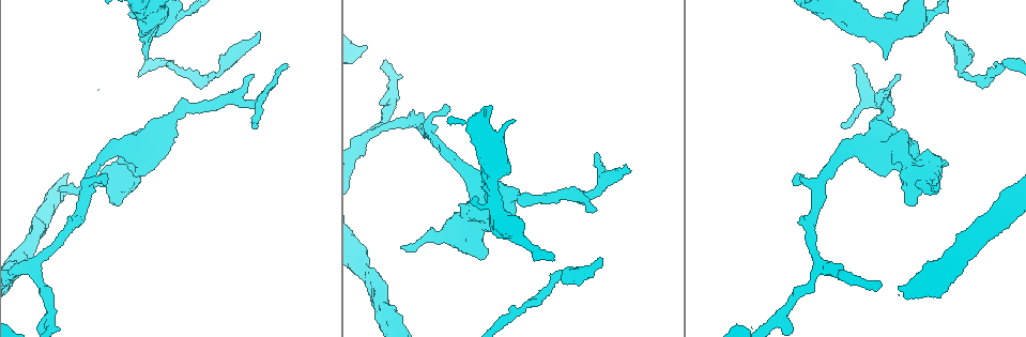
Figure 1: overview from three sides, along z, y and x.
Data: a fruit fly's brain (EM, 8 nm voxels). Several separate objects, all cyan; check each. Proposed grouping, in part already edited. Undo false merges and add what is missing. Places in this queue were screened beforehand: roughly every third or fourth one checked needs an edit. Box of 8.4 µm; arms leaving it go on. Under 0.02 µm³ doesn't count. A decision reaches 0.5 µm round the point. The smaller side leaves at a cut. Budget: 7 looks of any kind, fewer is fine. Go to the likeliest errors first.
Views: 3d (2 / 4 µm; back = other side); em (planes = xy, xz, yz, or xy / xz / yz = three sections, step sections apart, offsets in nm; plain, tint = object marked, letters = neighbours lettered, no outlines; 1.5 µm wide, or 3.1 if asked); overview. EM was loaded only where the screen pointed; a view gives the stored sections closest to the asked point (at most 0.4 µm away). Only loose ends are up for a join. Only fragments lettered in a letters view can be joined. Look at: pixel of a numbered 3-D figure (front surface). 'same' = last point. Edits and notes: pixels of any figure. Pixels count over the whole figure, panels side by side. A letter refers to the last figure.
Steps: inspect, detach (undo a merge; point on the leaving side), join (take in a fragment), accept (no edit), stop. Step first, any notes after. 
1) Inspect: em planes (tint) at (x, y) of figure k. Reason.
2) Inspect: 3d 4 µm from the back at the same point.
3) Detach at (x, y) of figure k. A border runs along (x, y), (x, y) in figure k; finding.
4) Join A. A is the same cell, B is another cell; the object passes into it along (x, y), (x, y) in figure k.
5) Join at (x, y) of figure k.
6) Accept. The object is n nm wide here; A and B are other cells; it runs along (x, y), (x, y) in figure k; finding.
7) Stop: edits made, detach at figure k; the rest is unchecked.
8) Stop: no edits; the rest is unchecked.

Inspect: 3d 4 µm at (146, 59) of figure 1. An open end.

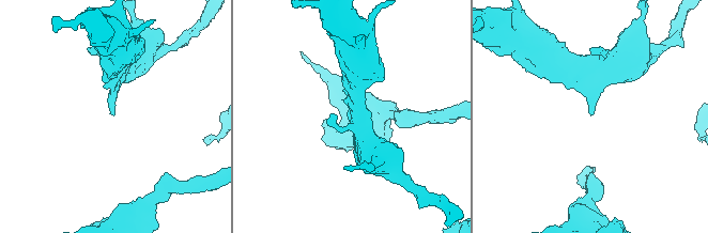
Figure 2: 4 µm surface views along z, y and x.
Inspect: em yz step 4 (letters) at (113, 113) of figure 2.

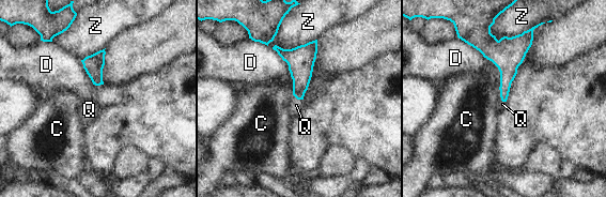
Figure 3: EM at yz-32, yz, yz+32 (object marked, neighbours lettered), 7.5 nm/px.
Inspect: em planes (letters) at the same point. Another direction.

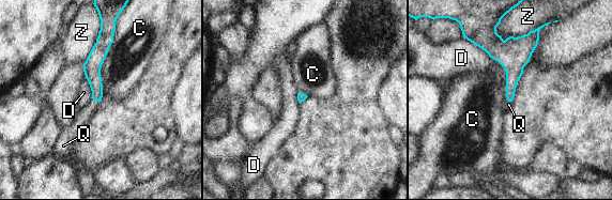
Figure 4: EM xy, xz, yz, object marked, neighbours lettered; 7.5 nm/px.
Join Q. Q is the same cell, C, D and Z are other cells; the object passes into it along (92, 66), (95, 100), (85, 113) in figure 4; the neuron continues.

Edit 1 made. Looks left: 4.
Inspect: overview. See it whole again.

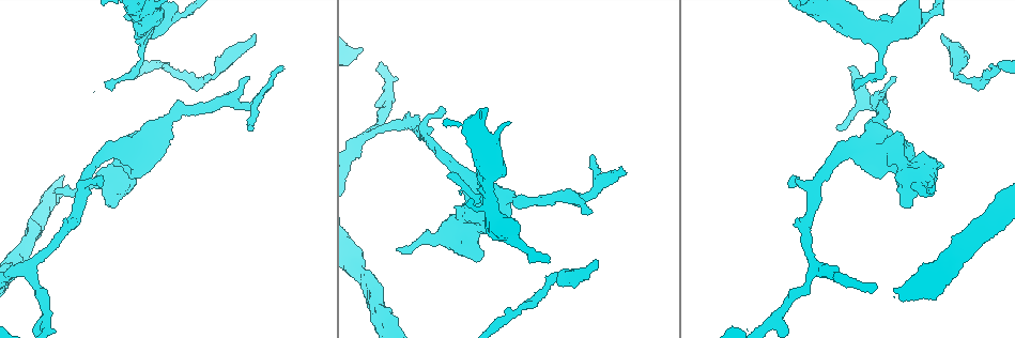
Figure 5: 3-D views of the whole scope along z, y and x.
Inspect: em planes (letters) at (254, 36) of figure 5.

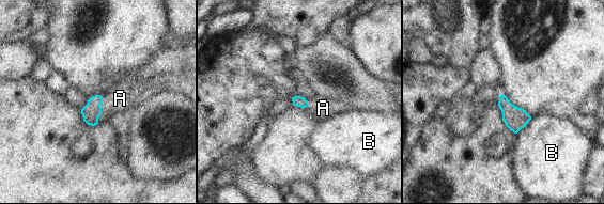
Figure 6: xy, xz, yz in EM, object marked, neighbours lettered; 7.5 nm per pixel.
Join A. A is the same cell, B is another cell; the object passes into it along (91, 112), (101, 109), (120, 98) in figure 6; the neuron continues.

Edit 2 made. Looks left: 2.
Stop: edits made, join at figure 4, join at figure 6; the rest is unchecked.

